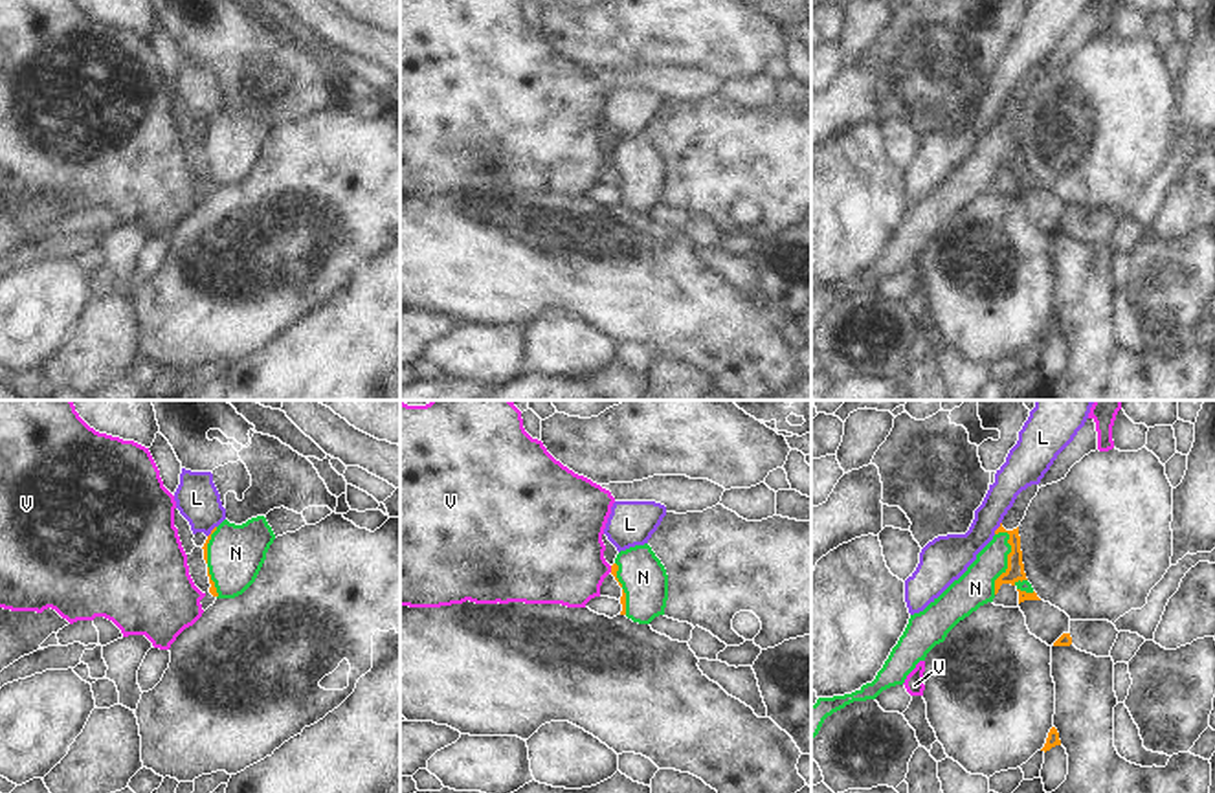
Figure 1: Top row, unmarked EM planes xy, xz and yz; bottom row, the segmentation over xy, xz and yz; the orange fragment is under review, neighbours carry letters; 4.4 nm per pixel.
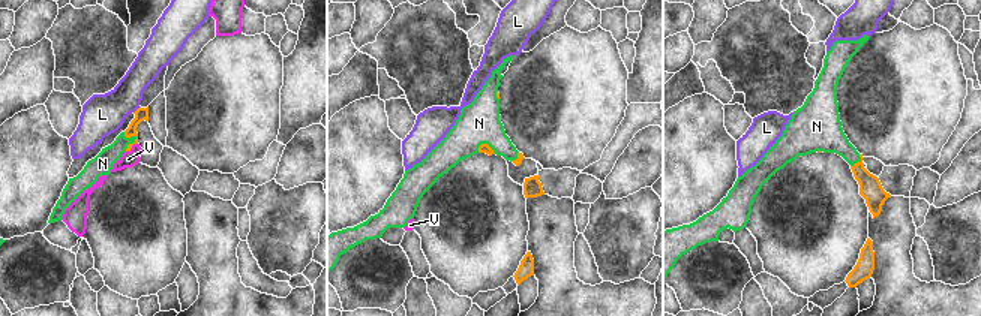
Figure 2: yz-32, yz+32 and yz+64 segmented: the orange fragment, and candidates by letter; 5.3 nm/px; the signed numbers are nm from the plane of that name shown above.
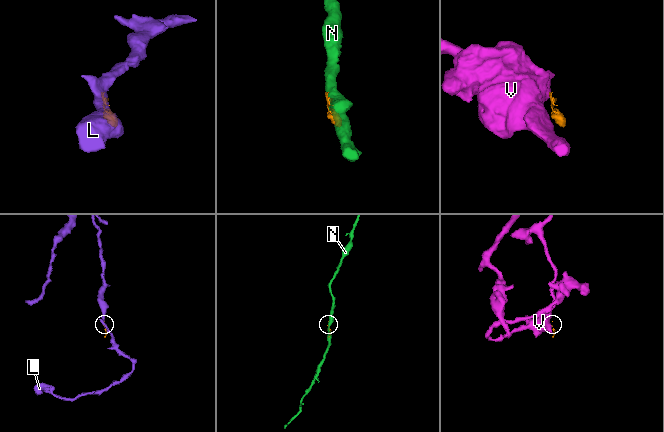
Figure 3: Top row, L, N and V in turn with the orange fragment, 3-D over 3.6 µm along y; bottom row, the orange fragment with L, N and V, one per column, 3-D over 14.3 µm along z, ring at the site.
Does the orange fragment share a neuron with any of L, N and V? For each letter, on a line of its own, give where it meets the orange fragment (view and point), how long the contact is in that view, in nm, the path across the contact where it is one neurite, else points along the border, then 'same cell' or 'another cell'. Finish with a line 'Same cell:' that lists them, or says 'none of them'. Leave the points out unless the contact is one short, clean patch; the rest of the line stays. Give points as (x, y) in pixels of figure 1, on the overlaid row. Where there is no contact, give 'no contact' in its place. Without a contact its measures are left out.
L: meets orange in yz at (999, 527); contact 70 nm long; border along yz (1001, 522), (993, 533); another cell
N: meets orange in yz at (1008, 562); contact 280 nm long; same cell
V: meets orange in xz at (612, 569); contact 30 nm long; border along xz (610, 566), (612, 571); another cell
Same cell: N

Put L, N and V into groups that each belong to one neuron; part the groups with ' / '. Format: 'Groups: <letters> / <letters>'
Groups: L / N / V

